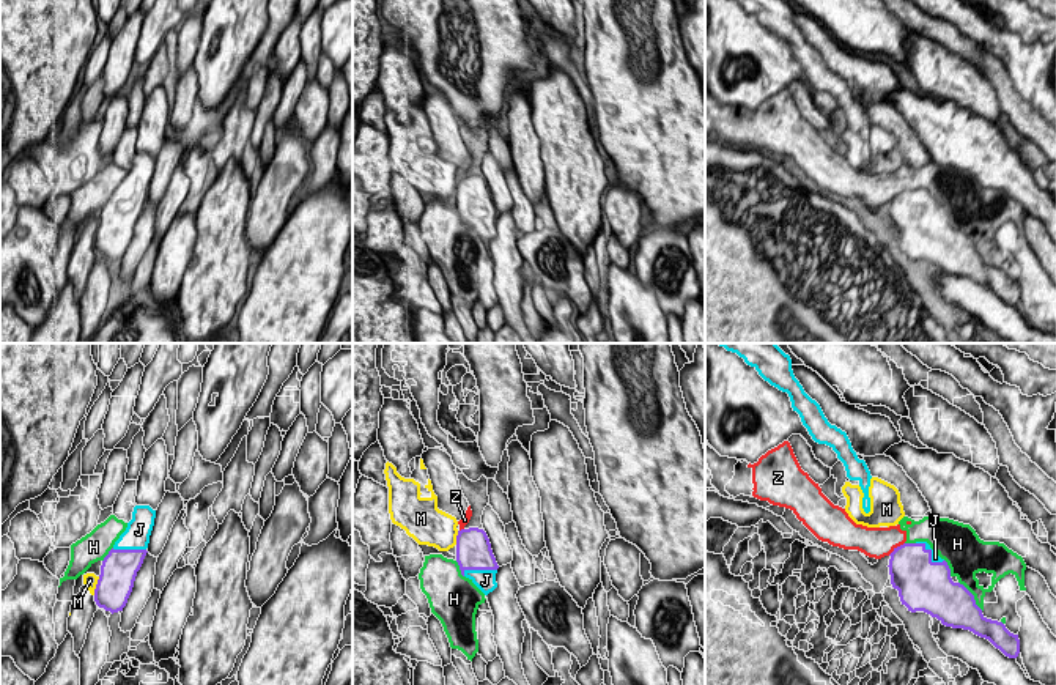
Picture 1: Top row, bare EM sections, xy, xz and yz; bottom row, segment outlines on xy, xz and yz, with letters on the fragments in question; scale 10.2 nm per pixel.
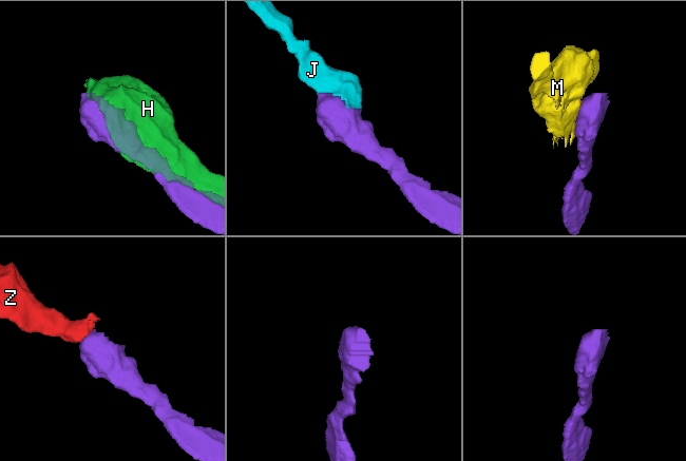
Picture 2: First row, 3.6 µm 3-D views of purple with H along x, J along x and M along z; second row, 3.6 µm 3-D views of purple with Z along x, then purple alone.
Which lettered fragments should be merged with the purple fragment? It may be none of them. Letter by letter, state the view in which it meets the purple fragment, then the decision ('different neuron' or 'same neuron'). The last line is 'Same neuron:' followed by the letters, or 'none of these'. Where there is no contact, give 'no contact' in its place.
H: yz | different neuron
J: xz | same neuron
M: xy | different neuron
Z: yz | different neuron
Same neuron: J

